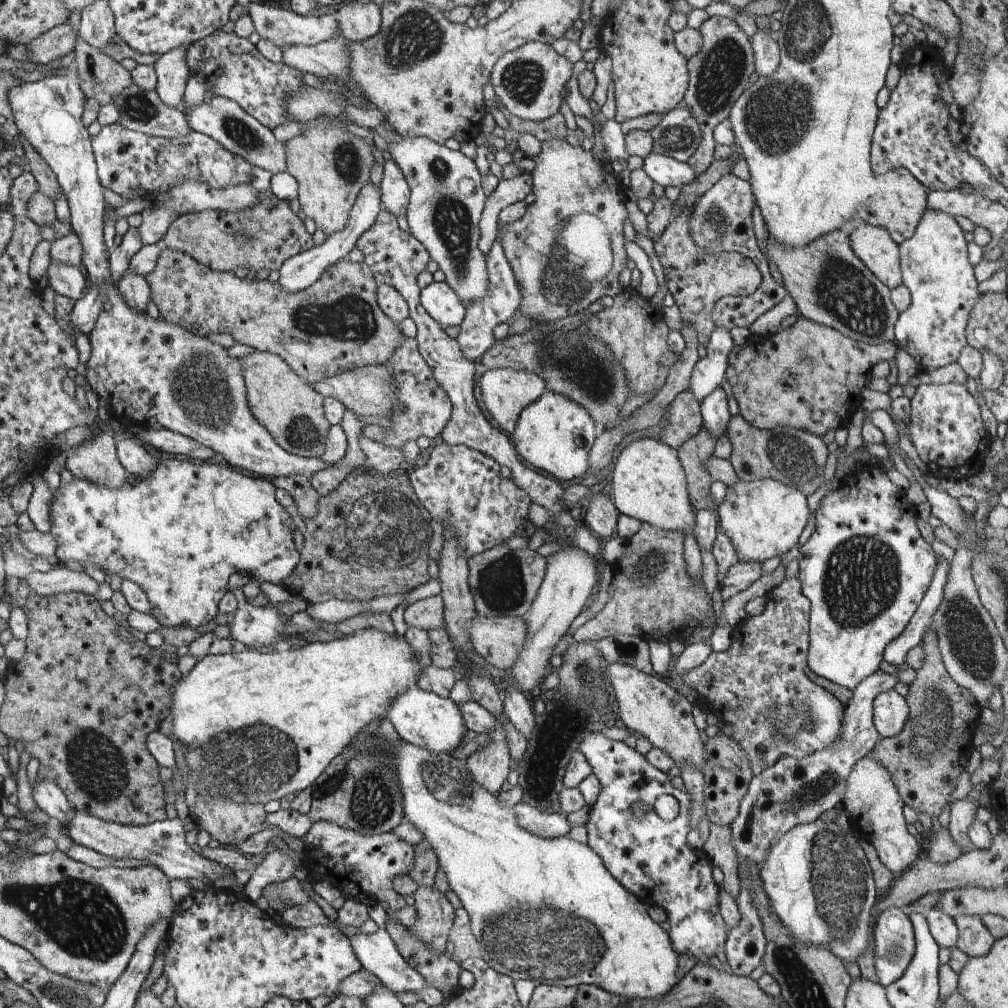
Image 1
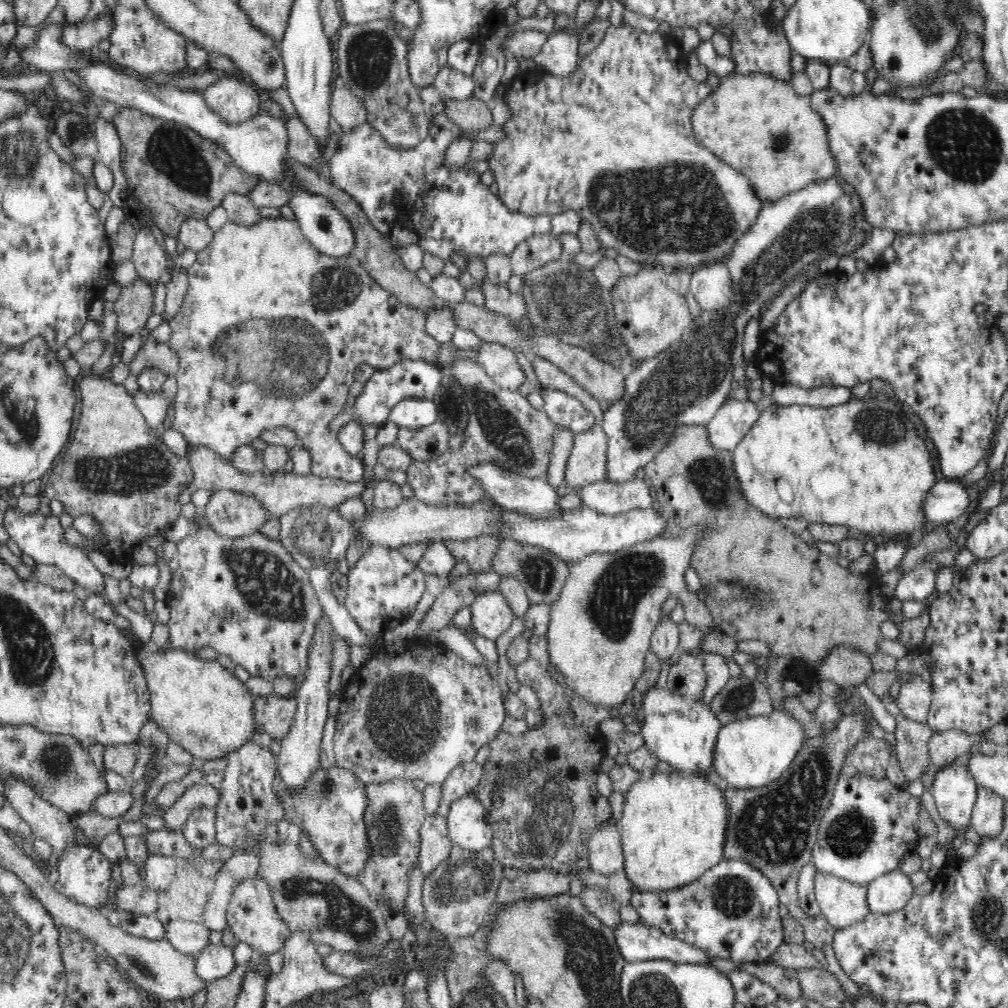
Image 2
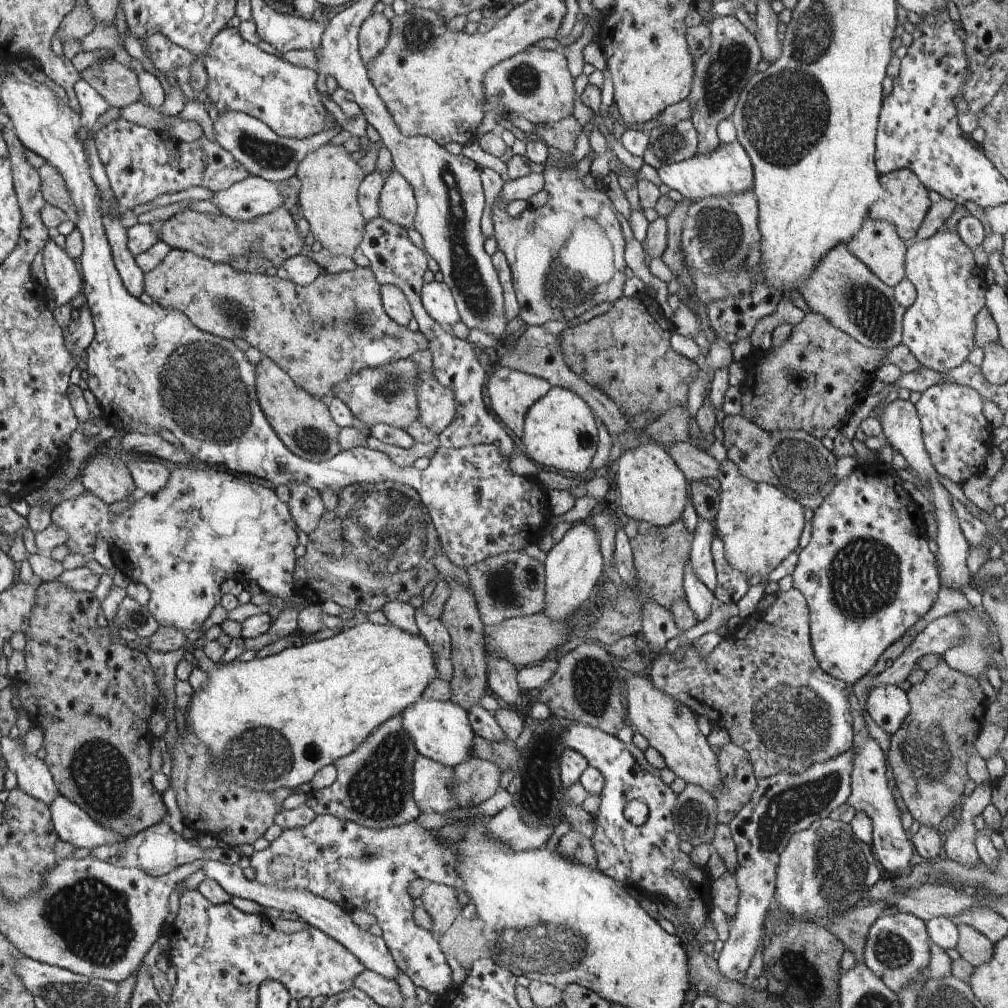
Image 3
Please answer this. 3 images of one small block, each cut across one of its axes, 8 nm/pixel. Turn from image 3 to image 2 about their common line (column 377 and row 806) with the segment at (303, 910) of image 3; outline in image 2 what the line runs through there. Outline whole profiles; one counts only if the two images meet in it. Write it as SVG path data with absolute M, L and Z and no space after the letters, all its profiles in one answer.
M962 765L946 766L936 772L930 791L940 818L952 832L971 824L978 788L970 771Z

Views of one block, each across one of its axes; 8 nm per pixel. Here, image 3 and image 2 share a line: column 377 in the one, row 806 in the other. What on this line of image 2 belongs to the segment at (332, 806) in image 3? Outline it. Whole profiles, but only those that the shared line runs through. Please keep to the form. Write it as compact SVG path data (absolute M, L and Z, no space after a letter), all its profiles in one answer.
M860 702L852 714L839 718L840 722L834 730L816 738L808 738L789 768L766 787L729 787L724 791L726 803L729 804L724 858L749 861L770 879L778 893L779 902L787 906L789 915L803 926L805 940L825 951L826 970L836 977L851 1000L862 994L860 987L848 978L838 964L833 948L834 938L827 932L829 925L824 914L810 916L799 907L797 882L800 869L811 861L819 823L833 799L832 793L846 762L846 755L852 753L860 738L866 734L866 708L868 706Z

